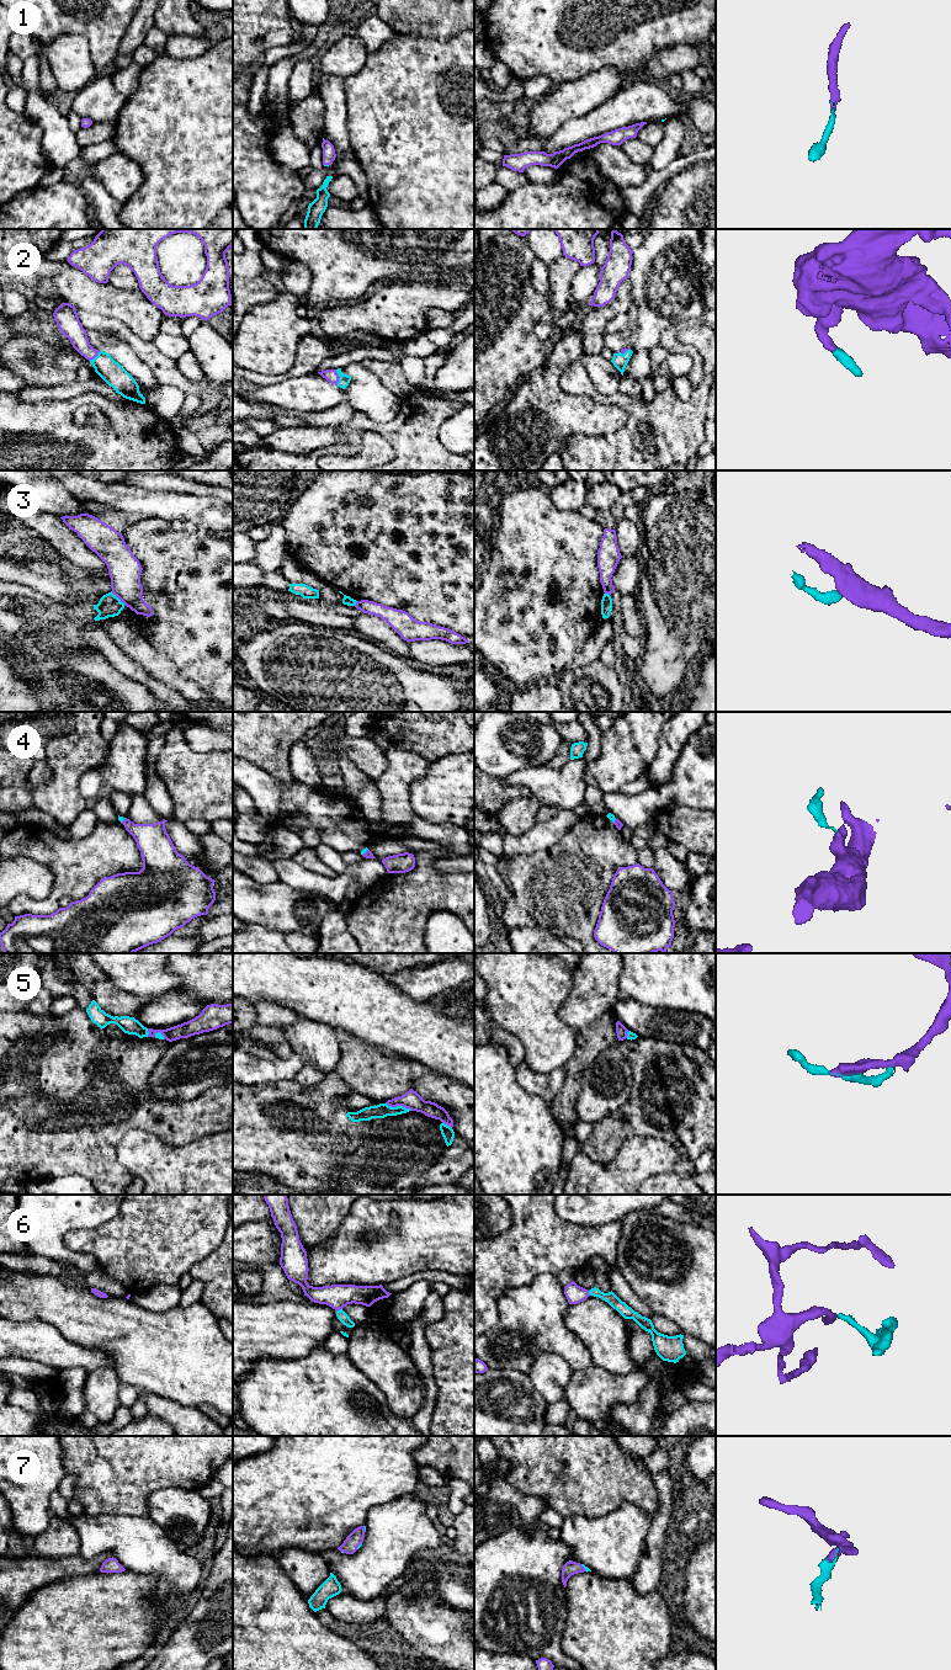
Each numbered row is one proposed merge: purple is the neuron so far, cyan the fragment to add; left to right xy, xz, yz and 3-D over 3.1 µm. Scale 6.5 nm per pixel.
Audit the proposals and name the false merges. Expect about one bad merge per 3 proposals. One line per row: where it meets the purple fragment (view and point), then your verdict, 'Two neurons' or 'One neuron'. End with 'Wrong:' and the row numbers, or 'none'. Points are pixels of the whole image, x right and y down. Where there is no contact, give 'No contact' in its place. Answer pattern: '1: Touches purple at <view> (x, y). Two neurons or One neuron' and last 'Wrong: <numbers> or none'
1: Touches purple at xz (327, 164). One neuron
2: Touches purple at xz (339, 377). One neuron
3: Touches purple at xy (118, 597). Two neurons
4: Touches purple at xy (123, 819). One neuron
5: Touches purple at xz (399, 1105). Two neurons
6: Touches purple at xz (339, 1309). One neuron
7: Touches purple at yz (584, 1568). One neuron
Wrong: 3, 5

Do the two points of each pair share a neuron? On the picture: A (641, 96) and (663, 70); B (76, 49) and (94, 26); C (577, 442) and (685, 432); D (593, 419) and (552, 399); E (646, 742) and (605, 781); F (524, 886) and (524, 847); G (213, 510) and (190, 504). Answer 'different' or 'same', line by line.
A: different
B: different
C: same
D: same
E: same
F: different
G: same

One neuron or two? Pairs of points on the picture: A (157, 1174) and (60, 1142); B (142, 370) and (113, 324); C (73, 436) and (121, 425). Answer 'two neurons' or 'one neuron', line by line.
A: two neurons
B: two neurons
C: one neuron

